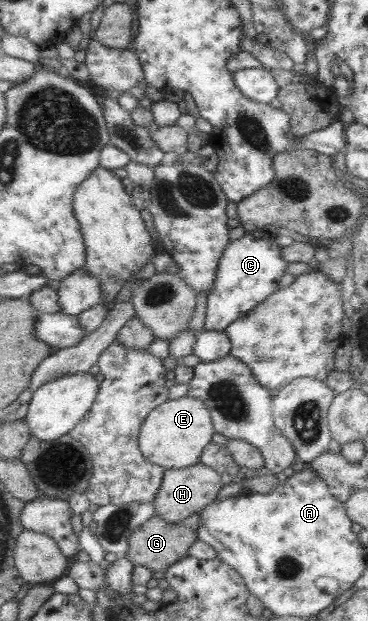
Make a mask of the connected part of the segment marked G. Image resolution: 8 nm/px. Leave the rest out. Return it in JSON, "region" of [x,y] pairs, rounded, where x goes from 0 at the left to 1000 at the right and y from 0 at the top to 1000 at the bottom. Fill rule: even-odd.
{"region":[[[421,828],[359,858],[342,895],[367,910],[386,908],[408,913],[418,921],[424,918],[451,921],[462,911],[516,895],[516,881],[541,870],[543,850],[546,834],[541,829],[516,829],[500,839],[459,842],[448,834]]]}

